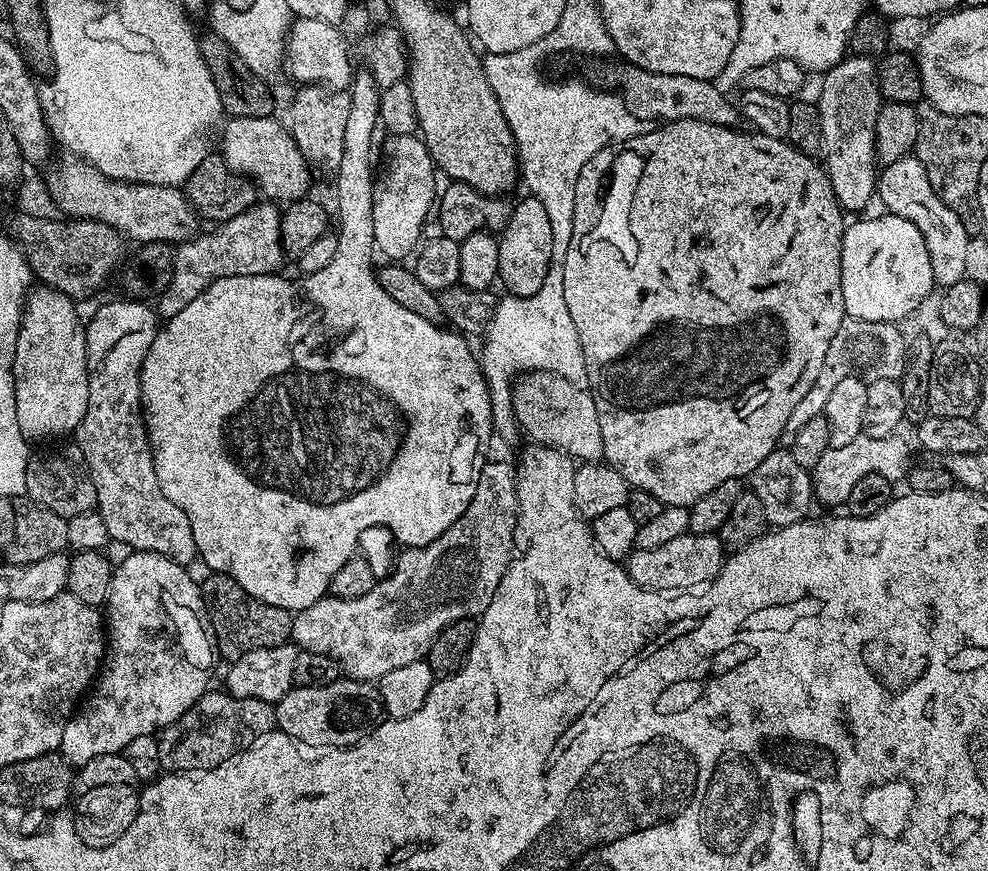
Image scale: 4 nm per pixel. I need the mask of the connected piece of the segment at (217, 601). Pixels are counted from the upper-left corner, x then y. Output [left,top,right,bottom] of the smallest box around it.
[200,572,293,662]

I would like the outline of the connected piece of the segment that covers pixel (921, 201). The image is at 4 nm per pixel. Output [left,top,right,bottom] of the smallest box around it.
[878,154,970,289]

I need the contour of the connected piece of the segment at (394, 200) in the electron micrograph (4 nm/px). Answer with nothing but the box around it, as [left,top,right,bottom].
[372,135,437,262]

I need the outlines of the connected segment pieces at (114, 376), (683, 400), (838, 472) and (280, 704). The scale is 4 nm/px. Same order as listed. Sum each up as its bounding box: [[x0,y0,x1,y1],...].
[[74,298,197,565],[562,120,846,509],[812,434,910,510],[274,678,385,748]]

